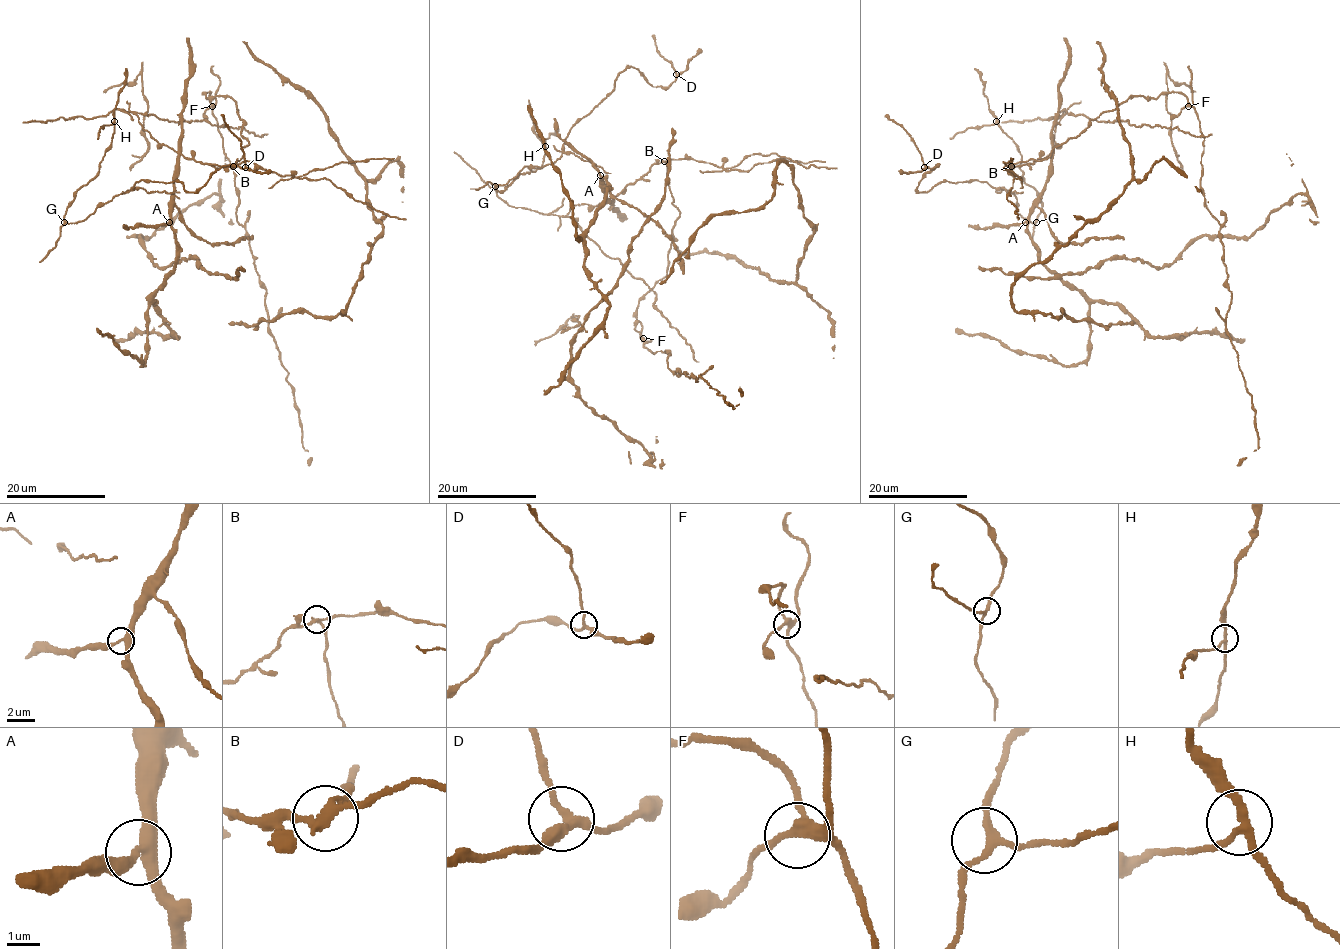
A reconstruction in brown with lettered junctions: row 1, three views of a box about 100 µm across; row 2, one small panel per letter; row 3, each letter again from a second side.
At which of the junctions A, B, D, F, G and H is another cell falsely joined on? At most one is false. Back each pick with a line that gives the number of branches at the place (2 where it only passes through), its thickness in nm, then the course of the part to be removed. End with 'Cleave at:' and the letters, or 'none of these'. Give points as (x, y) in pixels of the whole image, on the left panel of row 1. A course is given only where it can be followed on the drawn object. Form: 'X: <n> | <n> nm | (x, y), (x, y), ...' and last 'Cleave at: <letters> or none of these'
B: 3 | 200 nm | (233, 167), (187, 159), (160, 144), (135, 115), (267, 133)
Cleave at: B

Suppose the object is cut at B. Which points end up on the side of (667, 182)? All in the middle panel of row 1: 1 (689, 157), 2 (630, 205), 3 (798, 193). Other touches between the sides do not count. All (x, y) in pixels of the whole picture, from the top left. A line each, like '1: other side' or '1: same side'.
1: other side
2: same side
3: same side

